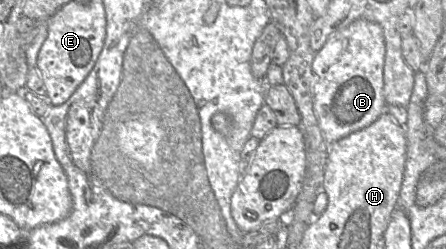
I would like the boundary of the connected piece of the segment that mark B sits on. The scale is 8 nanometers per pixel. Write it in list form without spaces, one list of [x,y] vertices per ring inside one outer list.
[[[357,19],[332,33],[313,63],[313,110],[328,145],[362,130],[387,112],[383,95],[385,40],[382,27]]]

